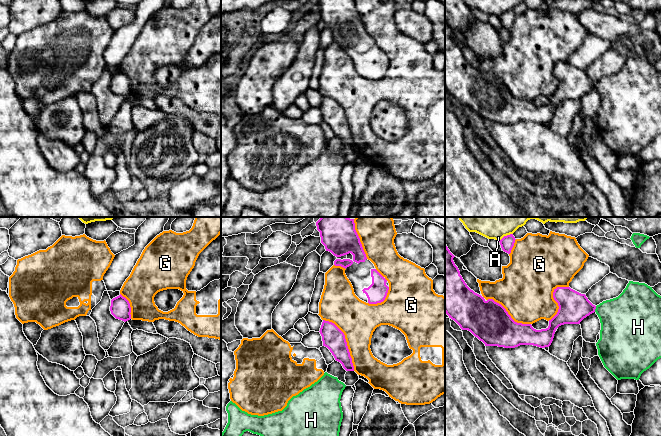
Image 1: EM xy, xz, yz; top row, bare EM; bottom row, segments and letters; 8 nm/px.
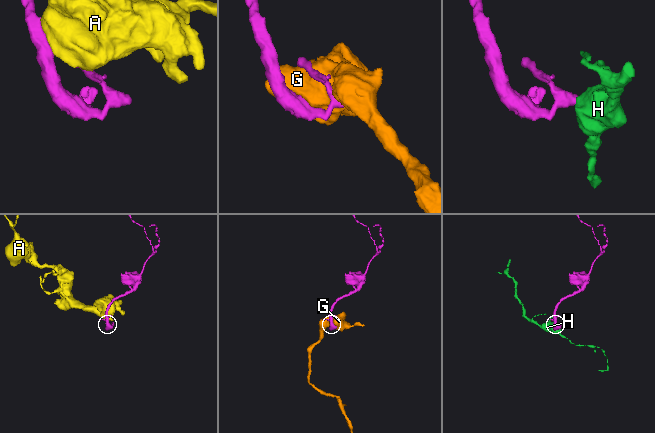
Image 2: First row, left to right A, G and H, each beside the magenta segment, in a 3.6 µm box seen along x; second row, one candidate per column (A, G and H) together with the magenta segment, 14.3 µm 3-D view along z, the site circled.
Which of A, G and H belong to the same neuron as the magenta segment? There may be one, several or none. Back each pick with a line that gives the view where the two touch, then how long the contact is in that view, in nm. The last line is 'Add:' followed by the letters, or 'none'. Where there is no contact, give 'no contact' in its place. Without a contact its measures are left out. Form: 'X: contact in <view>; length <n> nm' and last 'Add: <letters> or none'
Add: none

